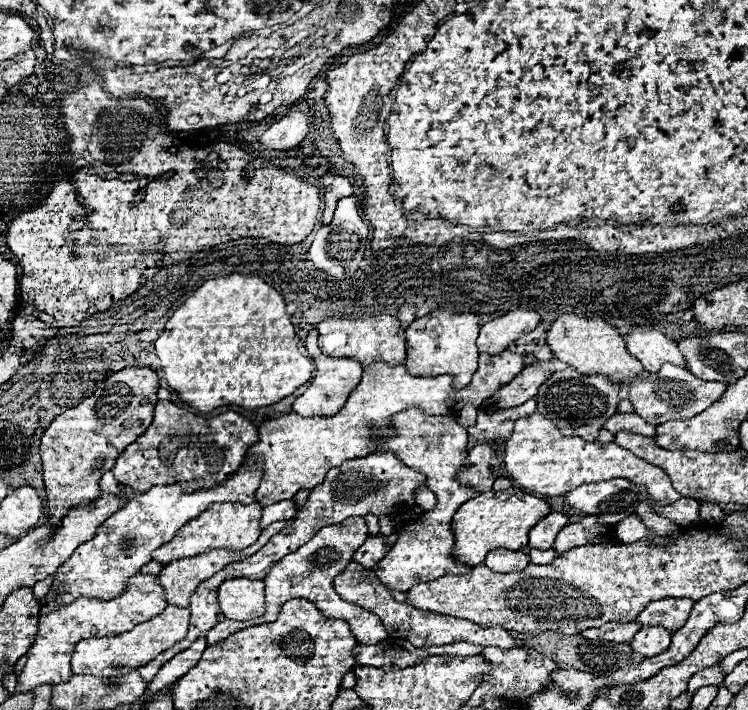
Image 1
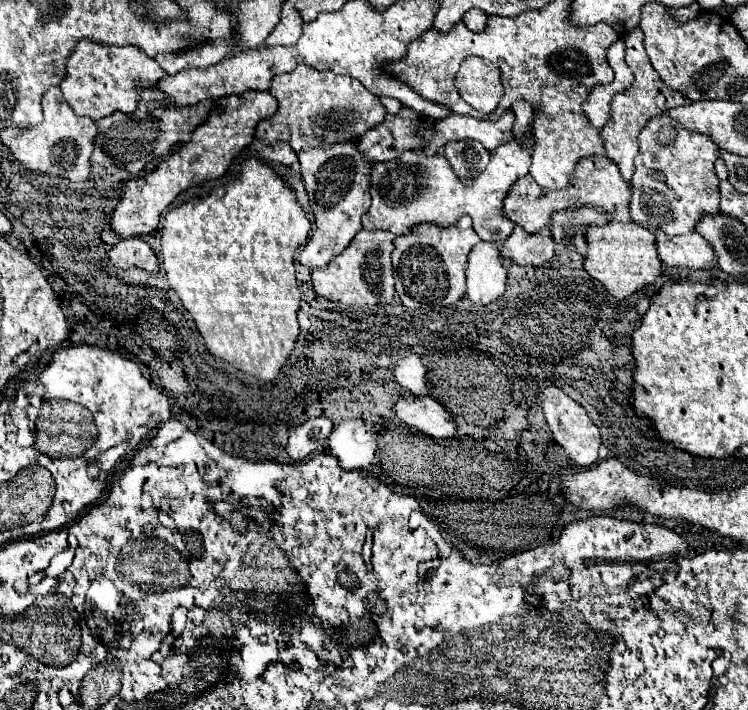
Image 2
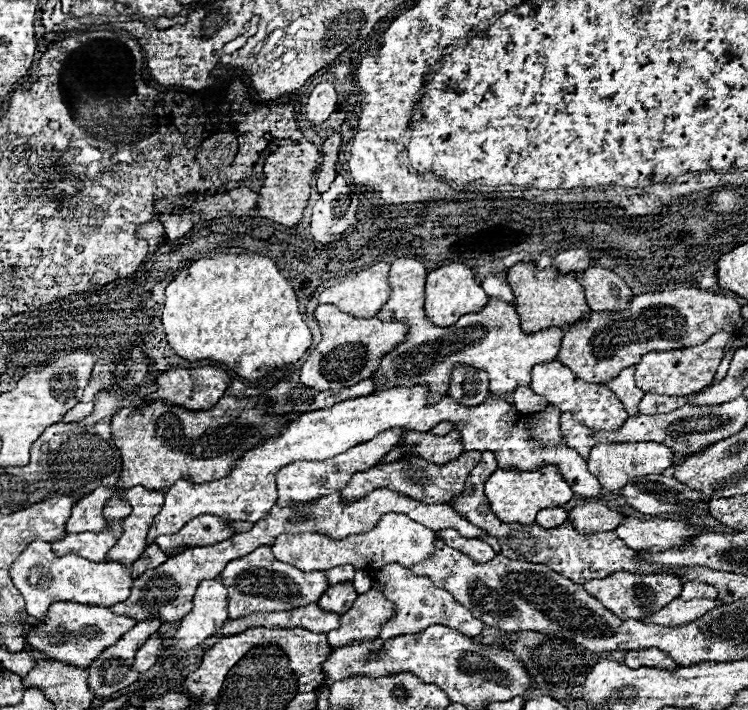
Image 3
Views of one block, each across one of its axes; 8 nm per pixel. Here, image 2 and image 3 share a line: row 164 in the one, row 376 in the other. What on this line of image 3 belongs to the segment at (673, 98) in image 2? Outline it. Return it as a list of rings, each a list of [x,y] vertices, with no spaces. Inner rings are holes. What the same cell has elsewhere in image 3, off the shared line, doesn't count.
[[[634,366],[624,368],[620,376],[616,376],[614,380],[610,380],[610,384],[606,384],[606,388],[612,390],[618,396],[618,400],[622,400],[628,414],[638,414],[638,406],[644,392],[638,390],[638,386],[634,384]]]

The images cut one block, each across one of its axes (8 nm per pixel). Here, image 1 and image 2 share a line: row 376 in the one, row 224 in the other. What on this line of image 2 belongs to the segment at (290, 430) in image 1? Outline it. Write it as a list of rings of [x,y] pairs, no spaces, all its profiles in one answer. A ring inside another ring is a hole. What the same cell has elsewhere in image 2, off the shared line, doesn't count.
[[[528,136],[528,140],[524,142],[516,142],[510,140],[504,146],[496,148],[494,152],[490,152],[490,164],[484,170],[484,174],[480,174],[472,186],[464,186],[458,176],[454,174],[454,170],[450,168],[450,162],[444,156],[424,156],[420,150],[406,150],[402,156],[390,160],[390,162],[378,162],[372,166],[372,176],[370,176],[370,196],[372,196],[372,204],[370,210],[362,216],[362,228],[364,230],[388,230],[394,232],[396,236],[404,236],[410,232],[412,226],[420,226],[420,224],[436,224],[436,226],[450,226],[454,224],[460,216],[470,216],[474,222],[474,230],[476,234],[484,240],[484,242],[504,242],[510,232],[514,230],[514,224],[510,224],[508,218],[504,218],[502,214],[502,200],[506,198],[510,186],[528,174],[530,168],[530,154],[534,148],[534,138]]]

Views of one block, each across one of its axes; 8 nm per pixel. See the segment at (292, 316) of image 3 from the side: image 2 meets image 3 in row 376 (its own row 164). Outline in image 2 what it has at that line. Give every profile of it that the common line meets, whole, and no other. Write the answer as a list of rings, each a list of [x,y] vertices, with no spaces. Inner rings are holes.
[[[248,158],[240,174],[226,186],[214,188],[210,196],[188,200],[166,214],[162,228],[162,268],[166,270],[170,288],[192,314],[208,354],[262,382],[272,382],[280,374],[300,332],[296,320],[300,290],[294,276],[294,252],[308,240],[308,232],[310,220],[298,206],[290,186],[256,158]]]

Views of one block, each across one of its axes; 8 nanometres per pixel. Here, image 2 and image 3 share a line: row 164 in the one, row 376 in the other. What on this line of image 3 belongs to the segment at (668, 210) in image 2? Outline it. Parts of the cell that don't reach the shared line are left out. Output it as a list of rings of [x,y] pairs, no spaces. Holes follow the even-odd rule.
[[[718,332],[710,340],[700,346],[686,348],[686,350],[670,350],[670,352],[650,352],[642,356],[640,364],[636,366],[636,386],[642,392],[650,394],[666,394],[666,396],[686,396],[706,388],[718,370],[718,364],[724,356],[724,346],[732,338],[730,332]]]

